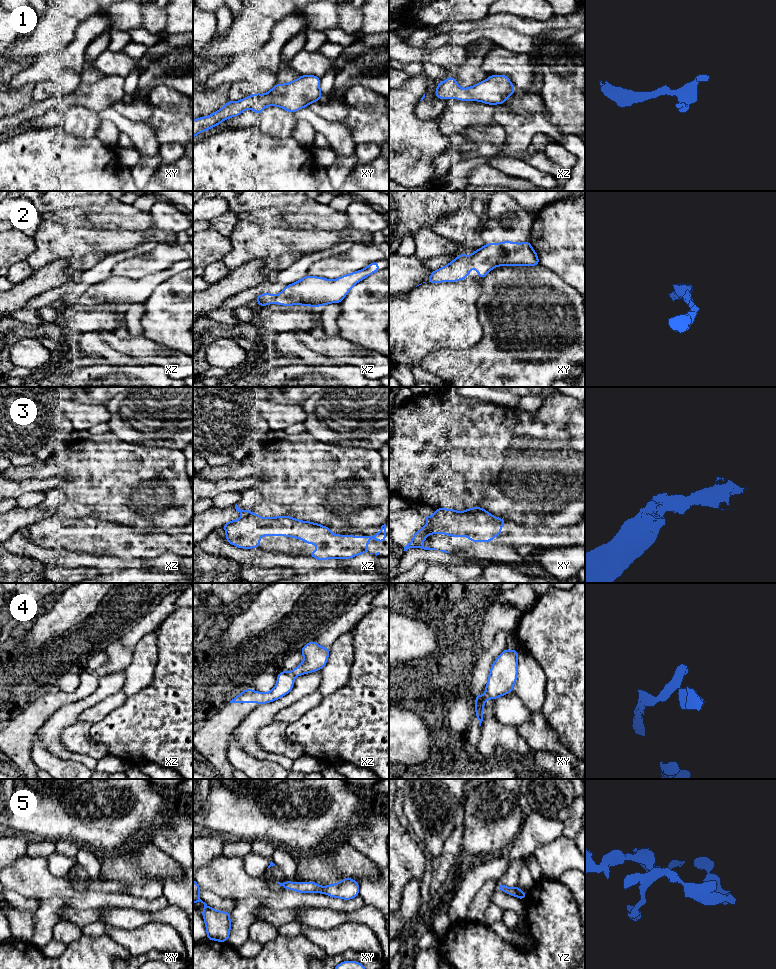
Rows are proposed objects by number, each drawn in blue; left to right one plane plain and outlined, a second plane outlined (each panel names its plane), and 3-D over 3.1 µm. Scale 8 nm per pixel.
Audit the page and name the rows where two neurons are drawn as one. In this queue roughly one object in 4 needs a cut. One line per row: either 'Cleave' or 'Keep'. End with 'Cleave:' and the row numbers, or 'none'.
1: Keep
2: Keep
3: Keep
4: Cleave
5: Keep
Cleave: 4

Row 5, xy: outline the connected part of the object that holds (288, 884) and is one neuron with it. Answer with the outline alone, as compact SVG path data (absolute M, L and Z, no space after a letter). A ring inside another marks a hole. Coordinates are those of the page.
M353 878L342 879L339 883L320 886L316 882L277 882L284 889L291 889L301 893L322 893L334 898L350 900L359 895L359 883Z

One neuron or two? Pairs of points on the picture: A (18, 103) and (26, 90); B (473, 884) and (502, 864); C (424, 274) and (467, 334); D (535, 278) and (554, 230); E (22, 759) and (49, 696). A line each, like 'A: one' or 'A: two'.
A: one
B: one
C: two
D: two
E: one

